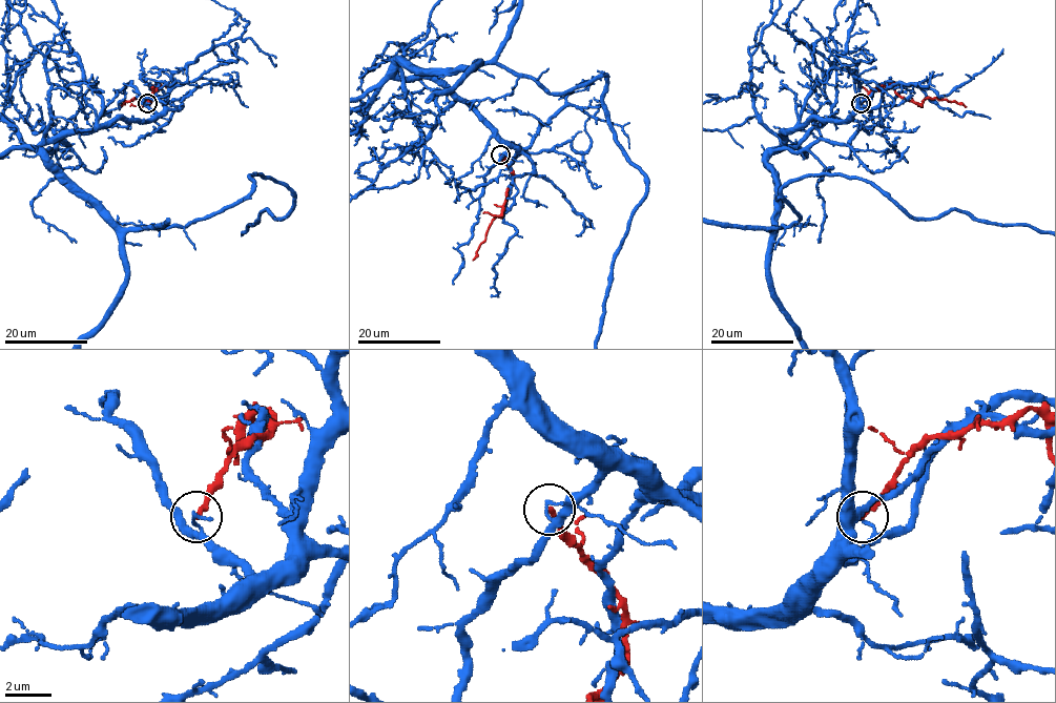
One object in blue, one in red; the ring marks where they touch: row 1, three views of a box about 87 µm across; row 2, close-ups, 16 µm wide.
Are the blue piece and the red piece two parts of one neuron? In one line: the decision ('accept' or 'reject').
reject

